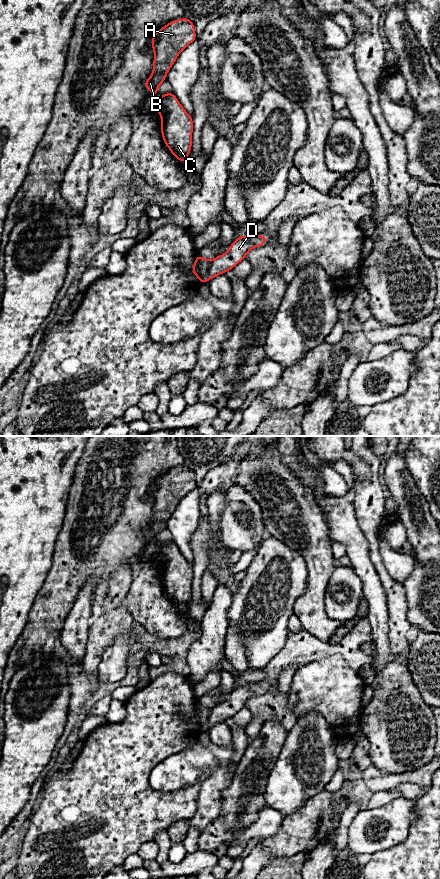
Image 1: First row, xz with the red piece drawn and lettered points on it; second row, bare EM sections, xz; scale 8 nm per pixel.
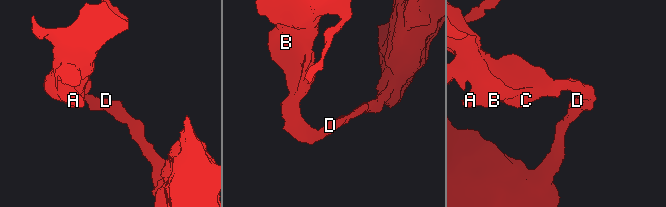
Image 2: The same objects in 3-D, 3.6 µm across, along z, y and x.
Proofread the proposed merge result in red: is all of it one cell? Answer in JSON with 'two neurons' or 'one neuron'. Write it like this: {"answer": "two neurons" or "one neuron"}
{"answer": "two neurons"}

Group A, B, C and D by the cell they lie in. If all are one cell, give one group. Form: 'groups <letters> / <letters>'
groups A B C / D

